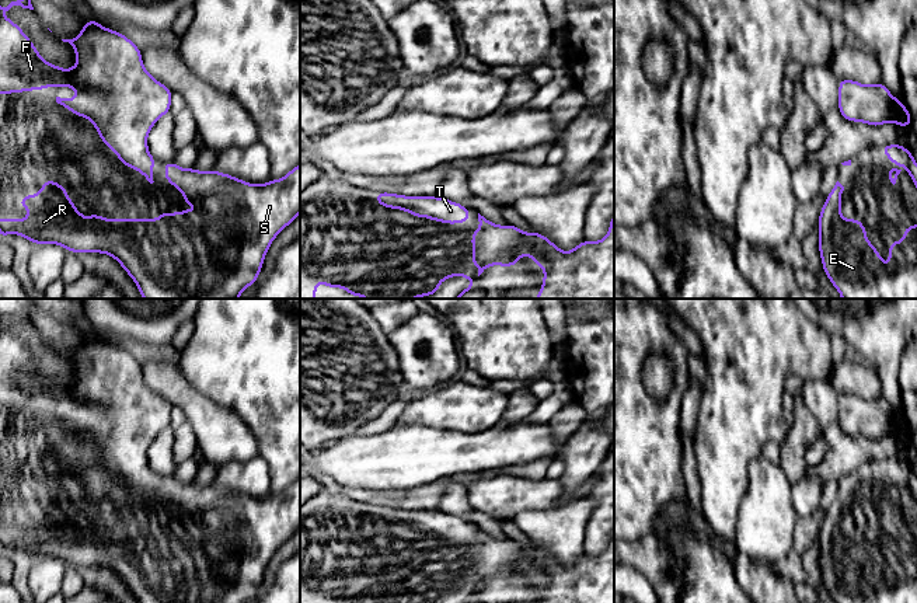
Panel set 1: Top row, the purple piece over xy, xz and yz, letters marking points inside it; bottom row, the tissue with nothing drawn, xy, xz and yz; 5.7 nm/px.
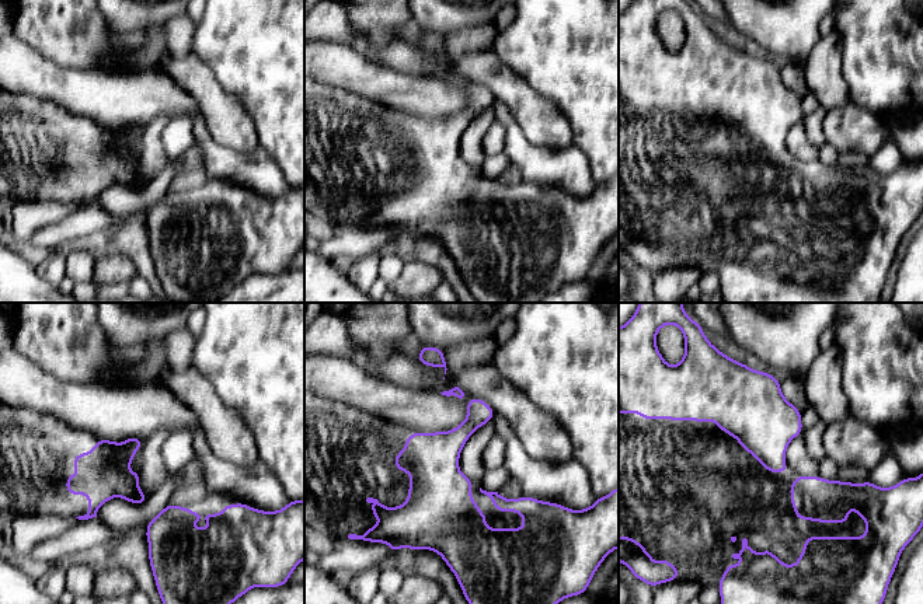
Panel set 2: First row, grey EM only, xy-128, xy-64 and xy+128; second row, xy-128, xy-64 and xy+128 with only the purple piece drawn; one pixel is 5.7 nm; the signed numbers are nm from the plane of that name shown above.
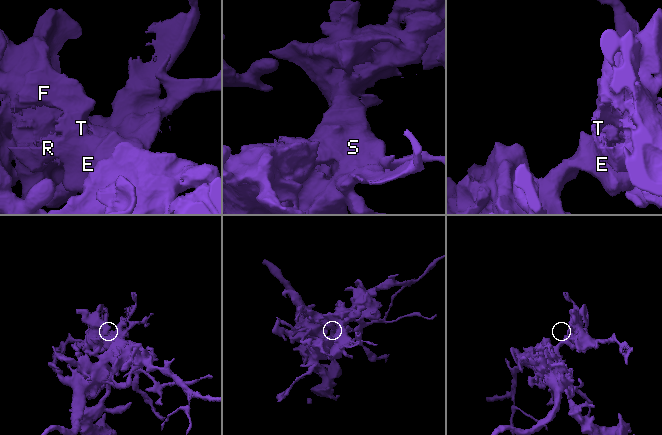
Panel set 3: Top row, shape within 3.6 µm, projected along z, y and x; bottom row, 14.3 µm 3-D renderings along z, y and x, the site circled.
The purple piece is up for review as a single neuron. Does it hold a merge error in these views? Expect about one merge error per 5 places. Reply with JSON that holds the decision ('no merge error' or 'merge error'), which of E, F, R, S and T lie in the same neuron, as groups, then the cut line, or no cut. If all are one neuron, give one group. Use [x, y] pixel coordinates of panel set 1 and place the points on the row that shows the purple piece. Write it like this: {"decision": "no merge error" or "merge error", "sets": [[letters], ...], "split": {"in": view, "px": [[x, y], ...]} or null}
{"decision": "no merge error", "sets": [["E", "F", "R", "S", "T"]], "split": null}

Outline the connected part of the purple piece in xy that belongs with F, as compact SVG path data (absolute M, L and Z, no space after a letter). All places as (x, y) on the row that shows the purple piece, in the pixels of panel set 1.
M31 0L0 6L0 94L48 90L50 86L73 88L79 94L77 98L56 97L56 102L74 115L87 118L102 143L116 153L118 160L153 184L151 170L156 158L149 151L147 136L154 123L171 111L172 91L144 69L142 50L123 34L100 25L97 20L90 20L81 25L83 31L76 38L62 39L76 52L76 66L62 69L43 60L21 27L3 15L13 6L34 10Z

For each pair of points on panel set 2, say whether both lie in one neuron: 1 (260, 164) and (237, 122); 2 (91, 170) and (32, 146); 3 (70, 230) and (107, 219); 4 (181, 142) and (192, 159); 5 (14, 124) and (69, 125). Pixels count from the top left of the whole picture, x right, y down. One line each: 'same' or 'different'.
1: different
2: same
3: same
4: different
5: same

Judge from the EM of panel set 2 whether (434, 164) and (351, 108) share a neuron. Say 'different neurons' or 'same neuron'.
same neuron

